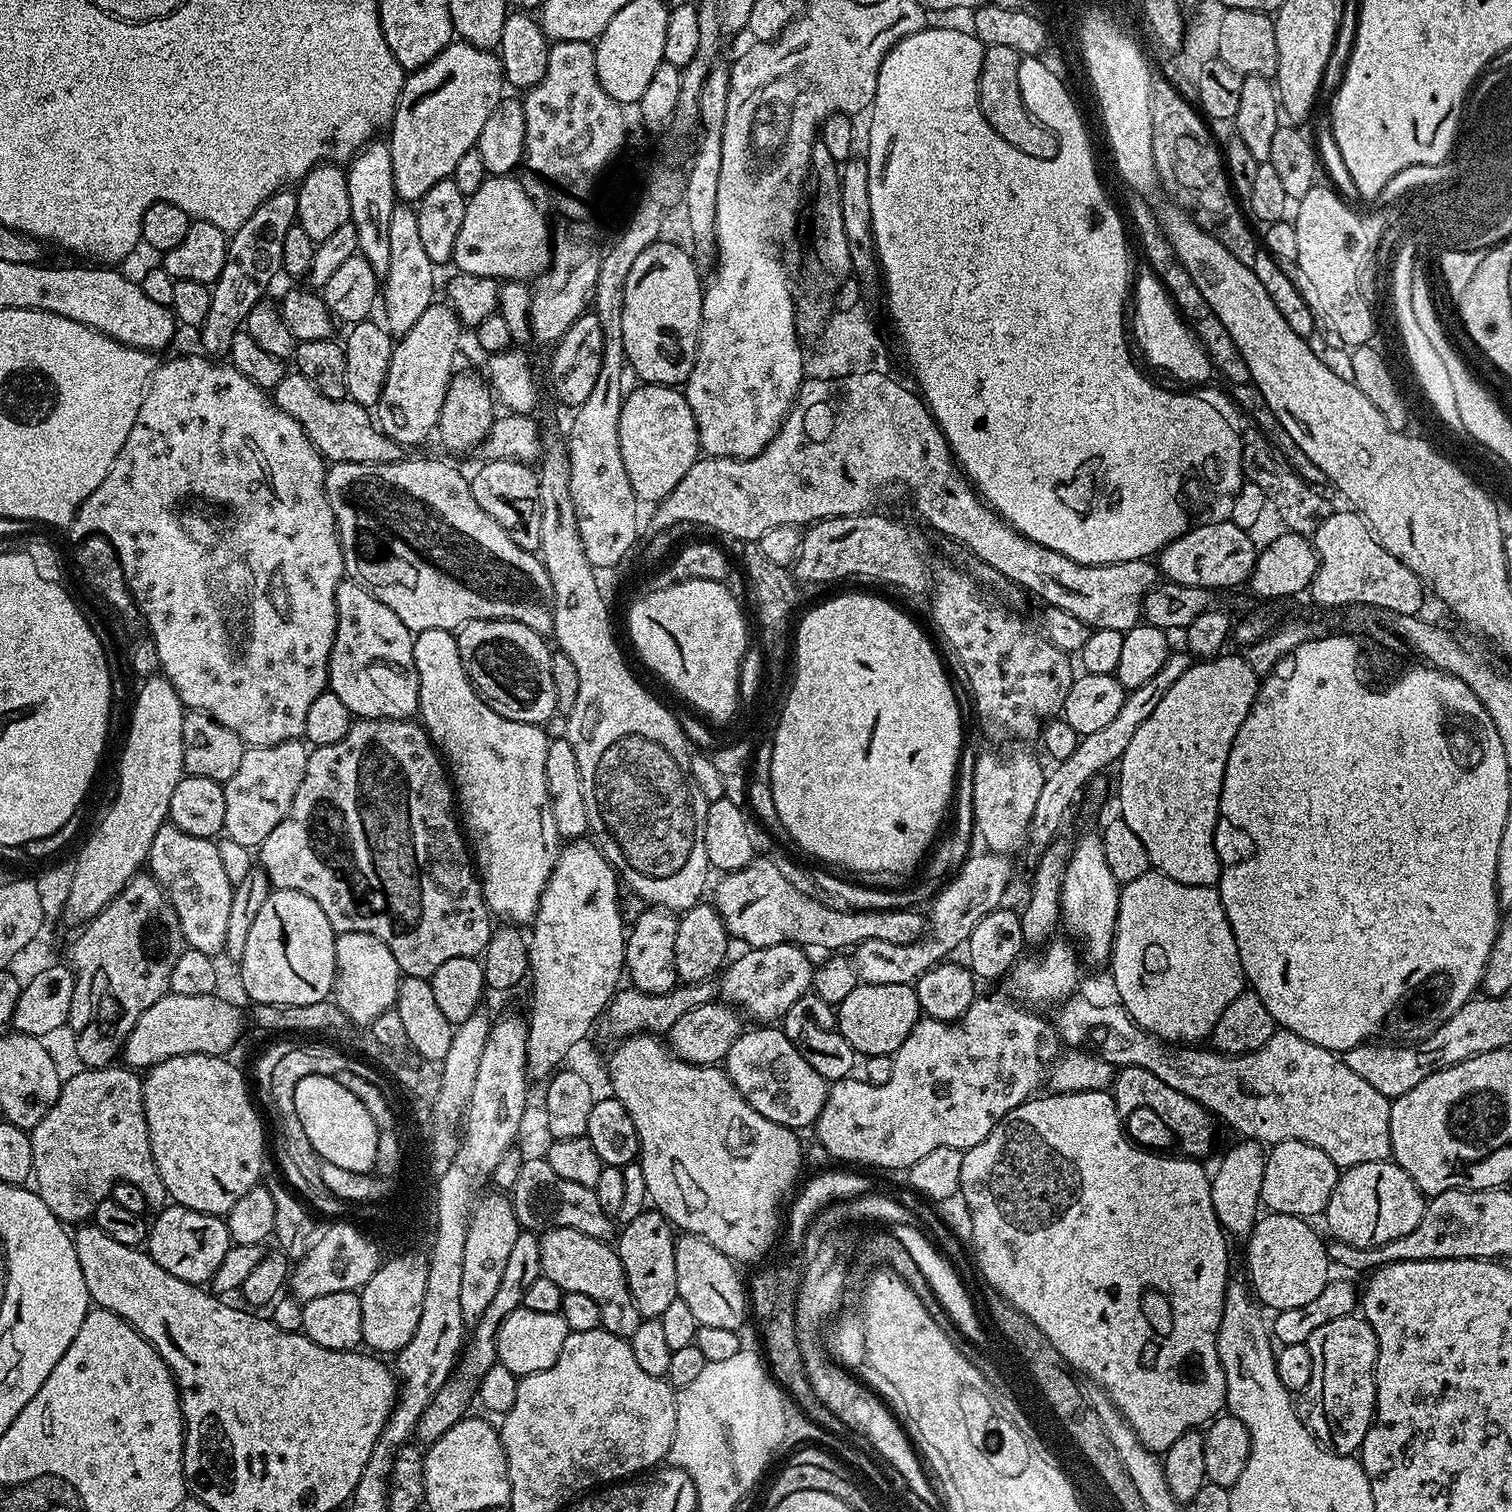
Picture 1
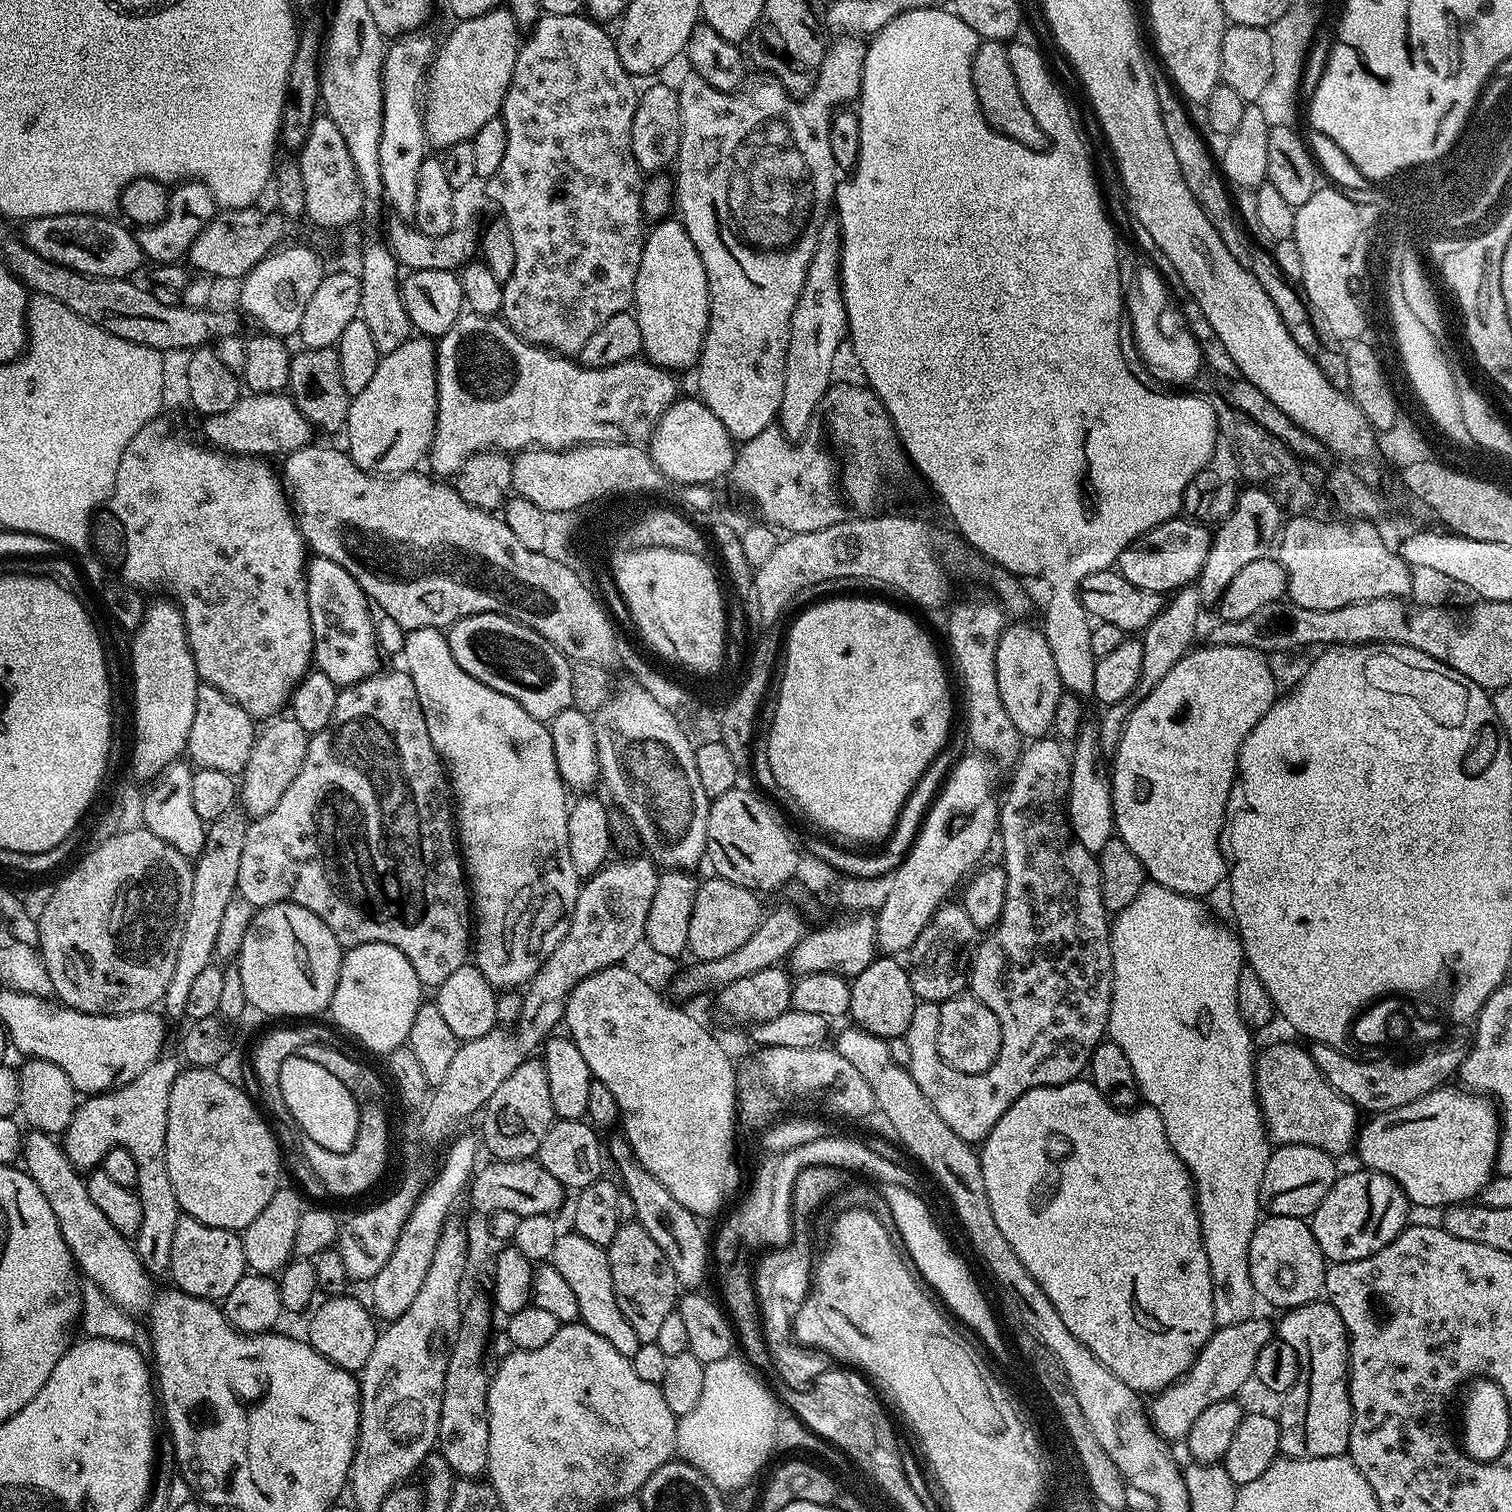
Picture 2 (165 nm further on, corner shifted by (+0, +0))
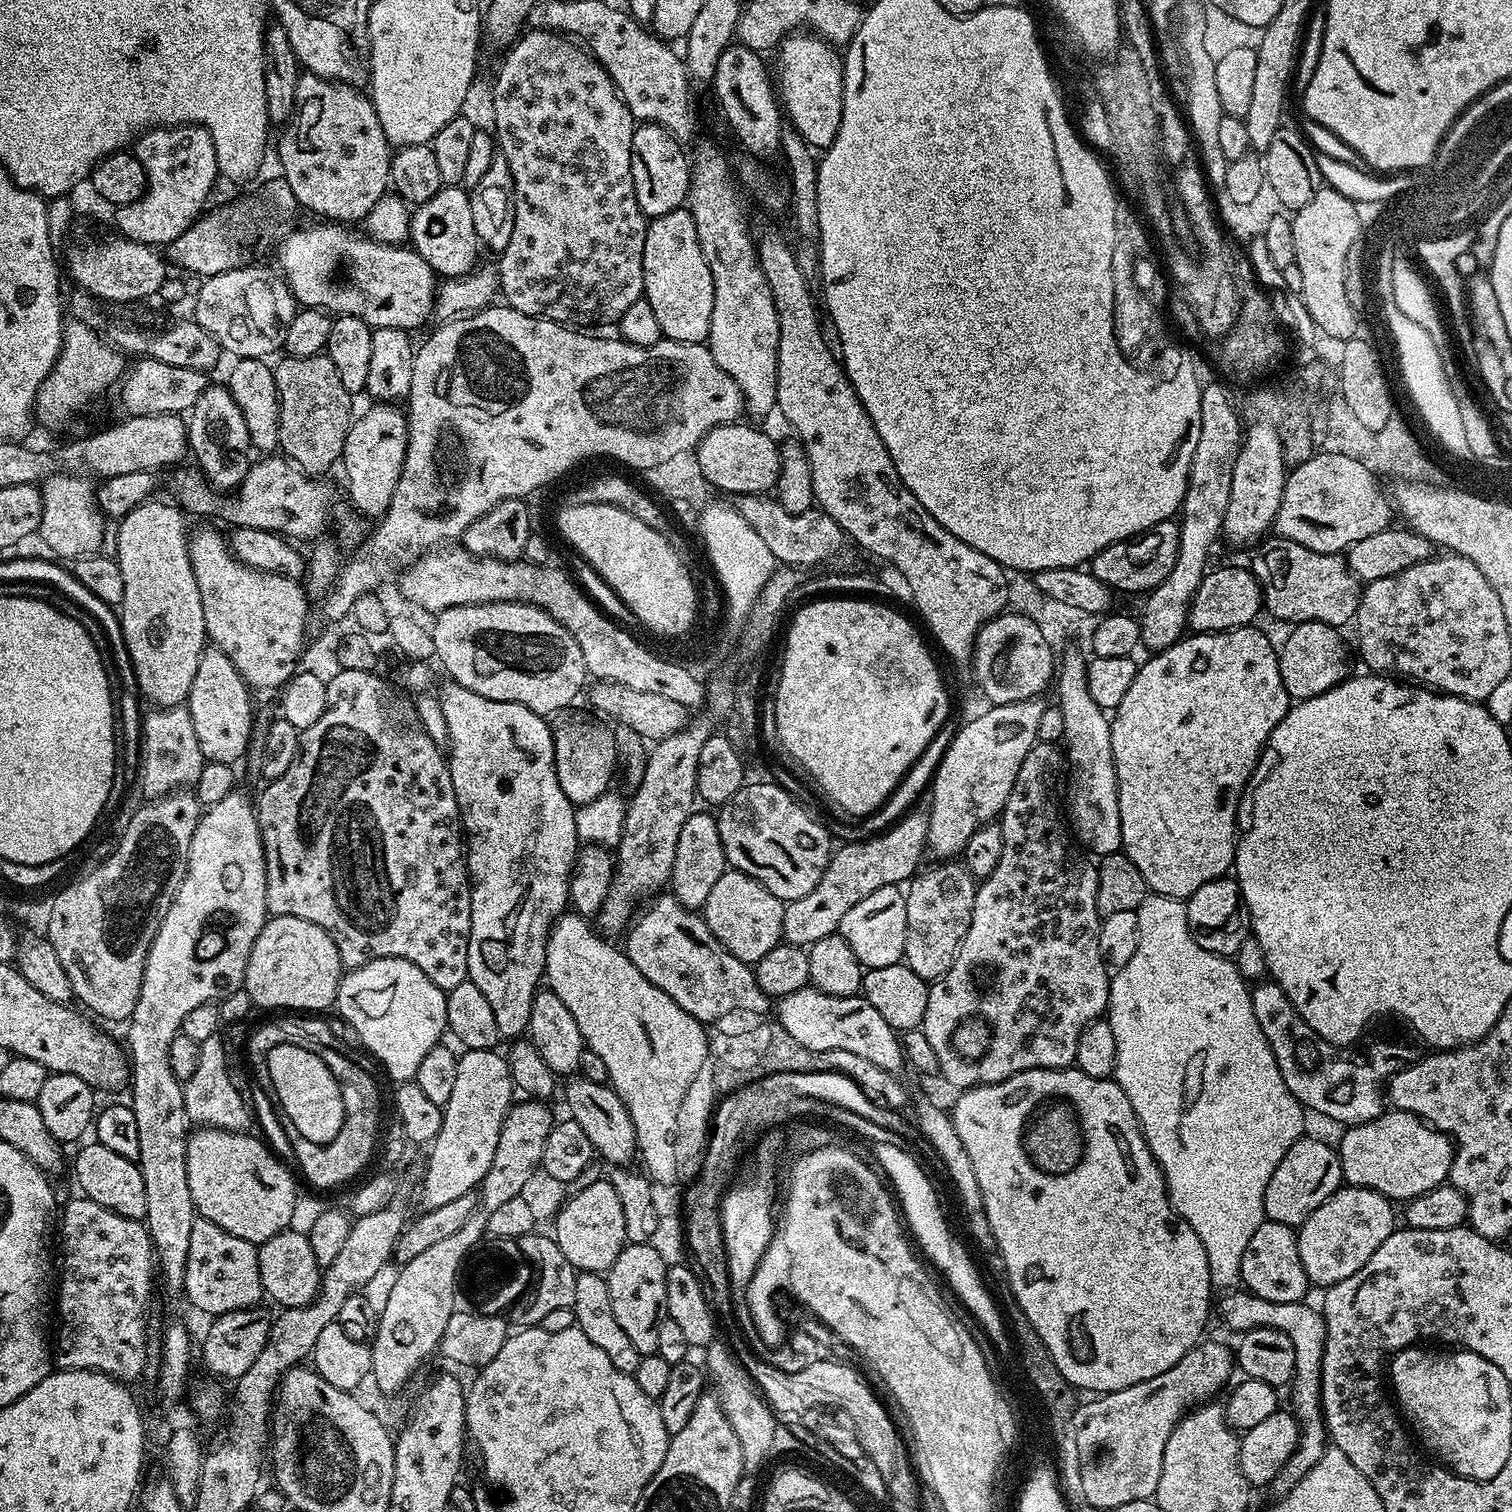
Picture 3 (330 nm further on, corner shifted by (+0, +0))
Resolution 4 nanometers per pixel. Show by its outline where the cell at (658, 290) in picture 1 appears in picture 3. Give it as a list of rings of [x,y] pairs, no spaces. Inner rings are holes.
[[[681,206],[670,210],[670,214],[662,214],[649,219],[648,229],[646,230],[646,246],[642,246],[642,274],[644,275],[644,295],[643,299],[650,302],[656,313],[659,325],[662,326],[662,334],[669,340],[677,340],[678,342],[690,342],[691,344],[702,344],[708,339],[708,331],[710,330],[710,320],[714,314],[714,278],[710,274],[710,266],[706,262],[706,258],[702,254],[702,246],[698,238],[698,226],[694,224],[694,218],[691,211],[687,207]]]

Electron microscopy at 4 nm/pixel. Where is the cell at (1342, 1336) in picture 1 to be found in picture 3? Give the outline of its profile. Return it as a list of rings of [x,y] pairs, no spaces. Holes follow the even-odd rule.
[[[1228,1290],[1223,1293],[1220,1300],[1220,1316],[1224,1324],[1235,1334],[1243,1334],[1255,1328],[1273,1328],[1282,1330],[1290,1342],[1294,1342],[1296,1355],[1296,1374],[1292,1378],[1290,1391],[1292,1391],[1292,1405],[1290,1411],[1300,1424],[1300,1437],[1298,1446],[1290,1458],[1282,1465],[1282,1470],[1274,1474],[1270,1485],[1273,1497],[1279,1498],[1290,1494],[1306,1474],[1314,1466],[1318,1466],[1320,1459],[1330,1447],[1328,1427],[1324,1425],[1324,1411],[1320,1409],[1320,1379],[1322,1378],[1322,1356],[1326,1342],[1326,1326],[1324,1317],[1308,1305],[1308,1302],[1295,1304],[1294,1302],[1266,1302],[1266,1298],[1253,1296],[1247,1290]]]

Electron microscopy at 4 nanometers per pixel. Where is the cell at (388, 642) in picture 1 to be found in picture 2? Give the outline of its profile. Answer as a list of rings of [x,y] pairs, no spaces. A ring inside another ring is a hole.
[[[313,555],[311,559],[306,575],[306,598],[310,606],[315,667],[337,686],[357,684],[375,676],[382,668],[380,648],[376,645],[373,609],[362,586],[358,586],[356,579],[338,566],[338,562],[330,562],[330,558],[318,555]]]

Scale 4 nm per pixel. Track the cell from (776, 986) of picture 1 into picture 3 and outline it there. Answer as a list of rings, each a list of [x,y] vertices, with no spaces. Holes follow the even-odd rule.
[[[897,885],[882,886],[882,890],[874,890],[867,898],[862,898],[842,918],[838,934],[854,950],[854,958],[865,969],[877,968],[878,966],[894,966],[901,963],[904,958],[906,946],[906,895]]]

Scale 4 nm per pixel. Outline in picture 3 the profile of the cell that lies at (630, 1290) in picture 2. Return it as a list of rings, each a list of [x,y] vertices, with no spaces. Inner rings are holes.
[[[628,1242],[618,1254],[618,1258],[614,1258],[614,1266],[610,1266],[606,1273],[608,1289],[610,1290],[610,1306],[614,1310],[614,1319],[618,1321],[618,1326],[622,1326],[626,1338],[630,1338],[630,1343],[638,1349],[640,1357],[656,1355],[658,1329],[661,1328],[662,1322],[668,1319],[668,1311],[666,1310],[666,1274],[668,1269],[668,1264],[662,1260],[652,1243],[632,1244]]]

